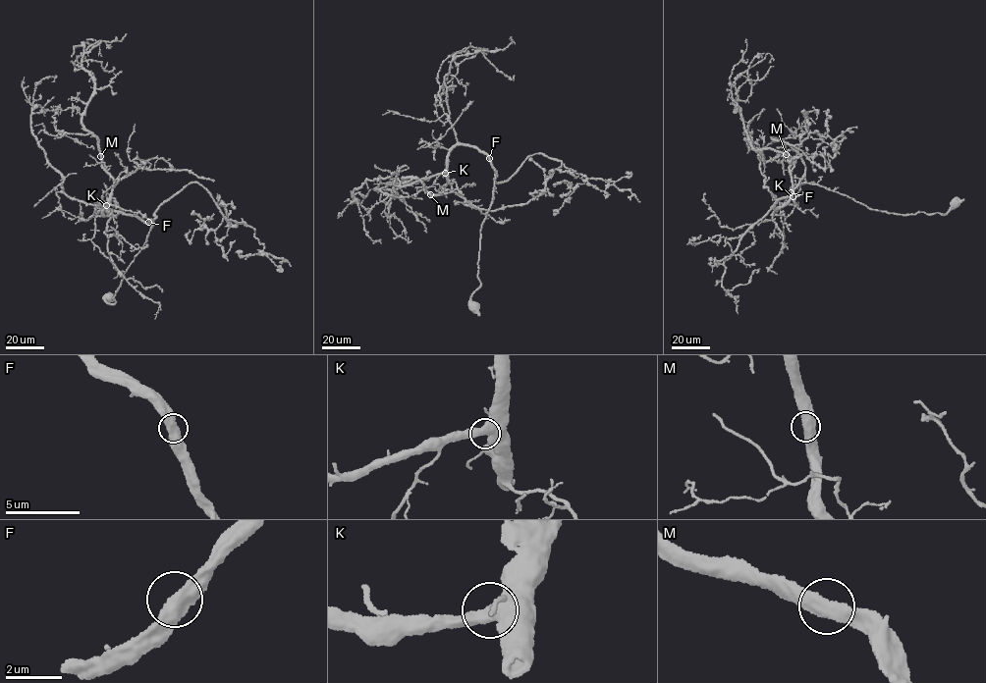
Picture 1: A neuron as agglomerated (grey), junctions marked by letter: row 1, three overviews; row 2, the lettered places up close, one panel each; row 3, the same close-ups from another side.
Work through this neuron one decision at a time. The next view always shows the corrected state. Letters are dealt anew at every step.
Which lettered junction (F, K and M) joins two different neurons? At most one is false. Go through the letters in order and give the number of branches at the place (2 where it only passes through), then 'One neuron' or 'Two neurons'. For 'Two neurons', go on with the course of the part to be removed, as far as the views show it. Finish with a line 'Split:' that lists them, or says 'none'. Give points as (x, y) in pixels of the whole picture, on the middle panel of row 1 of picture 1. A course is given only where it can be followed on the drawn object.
F: Branches: 2. One neuron
K: Branches: 2. One neuron
M: Branches: 2. One neuron
Split: none

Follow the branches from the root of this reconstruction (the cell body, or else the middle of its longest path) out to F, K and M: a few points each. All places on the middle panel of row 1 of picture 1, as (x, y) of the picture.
F: (474, 306), (471, 294), (480, 285), (480, 229), (494, 185), (494, 169), (489, 158)
K: (474, 306), (471, 294), (480, 285), (480, 229), (492, 200), (494, 169), (478, 148), (457, 143), (445, 173)
M: (474, 306), (494, 169), (478, 148), (457, 143), (447, 184), (430, 194)

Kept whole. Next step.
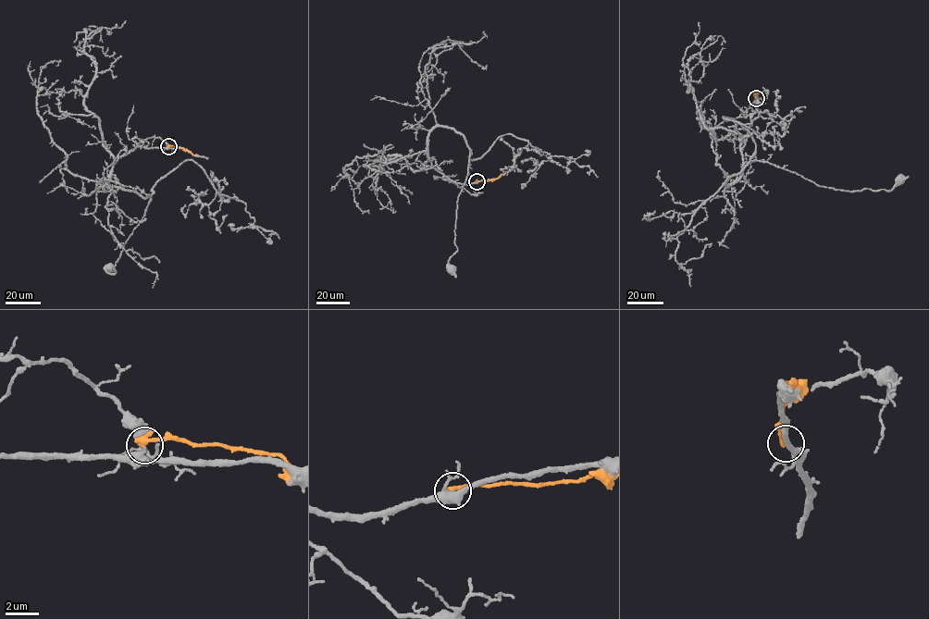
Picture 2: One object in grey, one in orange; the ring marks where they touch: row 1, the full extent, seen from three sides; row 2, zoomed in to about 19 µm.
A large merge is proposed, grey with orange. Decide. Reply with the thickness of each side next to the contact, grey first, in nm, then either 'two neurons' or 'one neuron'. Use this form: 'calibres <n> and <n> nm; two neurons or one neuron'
calibres 280 and 440 nm; two neurons

